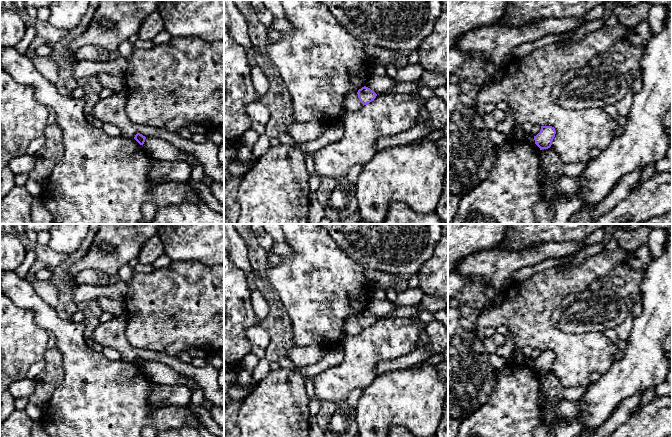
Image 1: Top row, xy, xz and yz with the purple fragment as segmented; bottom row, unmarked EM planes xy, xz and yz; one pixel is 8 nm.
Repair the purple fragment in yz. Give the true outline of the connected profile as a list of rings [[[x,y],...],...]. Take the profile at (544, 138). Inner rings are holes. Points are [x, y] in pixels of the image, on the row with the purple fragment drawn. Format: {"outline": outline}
{"outline": [[[541,126],[540,132],[534,136],[535,144],[542,149],[548,149],[552,145],[556,131],[552,126]]]}

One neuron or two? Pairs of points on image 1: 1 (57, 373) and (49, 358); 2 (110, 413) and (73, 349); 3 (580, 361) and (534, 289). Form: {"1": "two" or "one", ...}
{"1": "one", "2": "one", "3": "one"}

